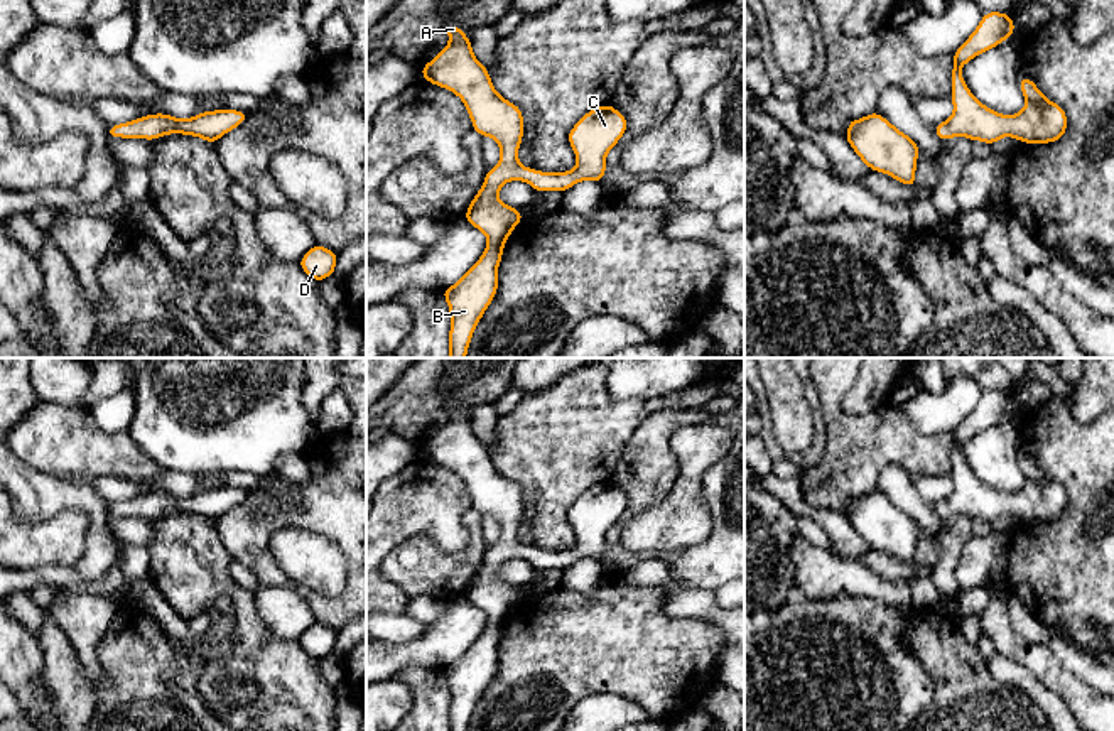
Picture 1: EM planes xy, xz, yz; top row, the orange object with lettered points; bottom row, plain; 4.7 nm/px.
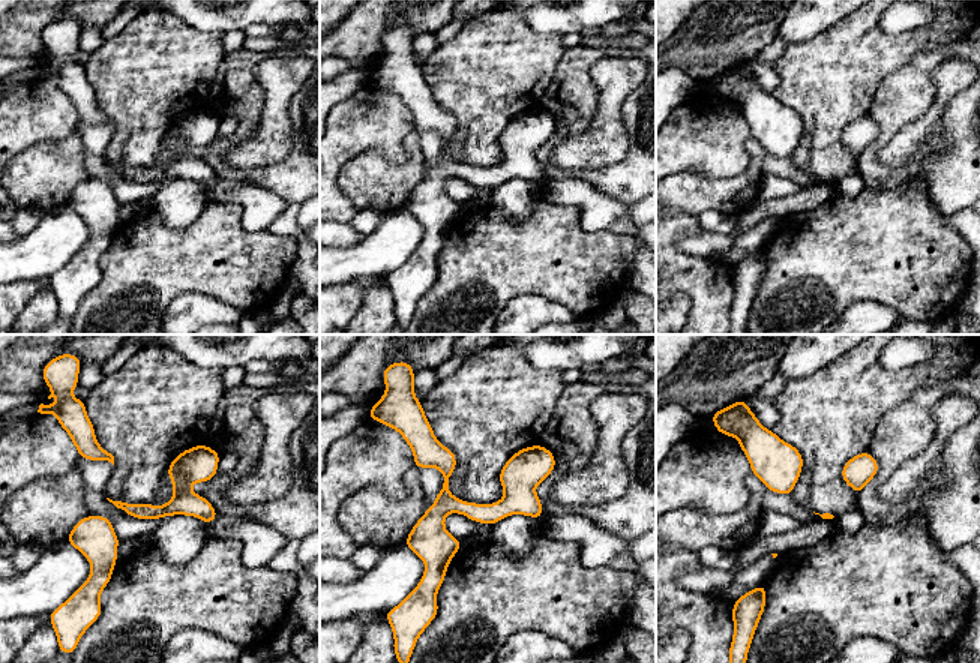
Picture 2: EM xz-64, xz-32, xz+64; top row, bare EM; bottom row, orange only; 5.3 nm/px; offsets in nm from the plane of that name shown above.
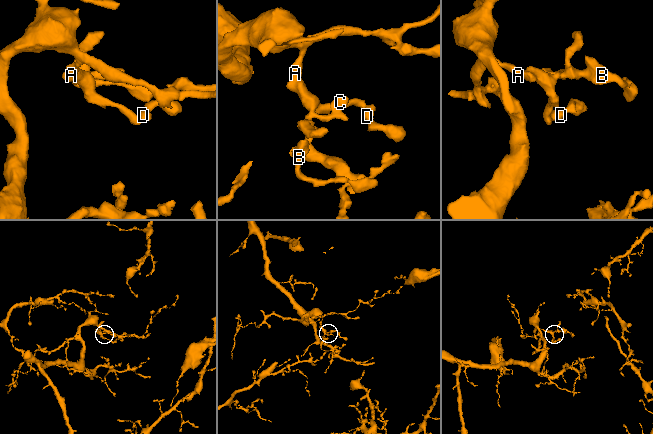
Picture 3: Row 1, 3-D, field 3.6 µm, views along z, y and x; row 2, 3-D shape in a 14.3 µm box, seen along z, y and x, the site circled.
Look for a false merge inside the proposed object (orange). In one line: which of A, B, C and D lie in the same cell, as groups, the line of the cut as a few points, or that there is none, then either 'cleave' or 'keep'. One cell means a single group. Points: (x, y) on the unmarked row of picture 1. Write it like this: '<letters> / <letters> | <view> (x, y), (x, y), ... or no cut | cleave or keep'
A B C D | no cut | keep

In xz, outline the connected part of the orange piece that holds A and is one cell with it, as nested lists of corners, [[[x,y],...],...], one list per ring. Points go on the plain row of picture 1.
[[[456,403],[446,405],[449,422],[422,444],[422,456],[451,468],[459,474],[473,500],[473,508],[491,515],[500,523],[500,540],[486,549],[464,598],[488,616],[484,631],[454,663],[442,669],[452,702],[449,731],[468,731],[473,711],[498,670],[498,645],[513,606],[523,599],[520,588],[498,577],[505,560],[525,559],[537,571],[564,571],[581,559],[601,560],[606,552],[606,533],[626,510],[626,495],[603,483],[589,488],[569,510],[567,518],[577,542],[567,550],[542,550],[518,540],[518,527],[525,510],[520,485],[500,474],[489,449],[474,436],[471,419]]]

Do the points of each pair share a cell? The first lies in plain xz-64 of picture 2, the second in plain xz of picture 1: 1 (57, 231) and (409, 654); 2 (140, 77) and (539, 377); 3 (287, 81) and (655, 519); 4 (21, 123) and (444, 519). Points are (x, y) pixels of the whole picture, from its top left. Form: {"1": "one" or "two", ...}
{"1": "one", "2": "two", "3": "one", "4": "one"}

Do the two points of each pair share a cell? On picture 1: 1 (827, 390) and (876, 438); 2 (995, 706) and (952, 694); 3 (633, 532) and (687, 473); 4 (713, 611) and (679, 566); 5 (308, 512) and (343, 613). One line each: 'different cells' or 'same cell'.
1: same cell
2: same cell
3: same cell
4: different cells
5: same cell

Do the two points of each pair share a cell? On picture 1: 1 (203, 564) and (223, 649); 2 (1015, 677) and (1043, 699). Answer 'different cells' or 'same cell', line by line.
1: different cells
2: same cell

